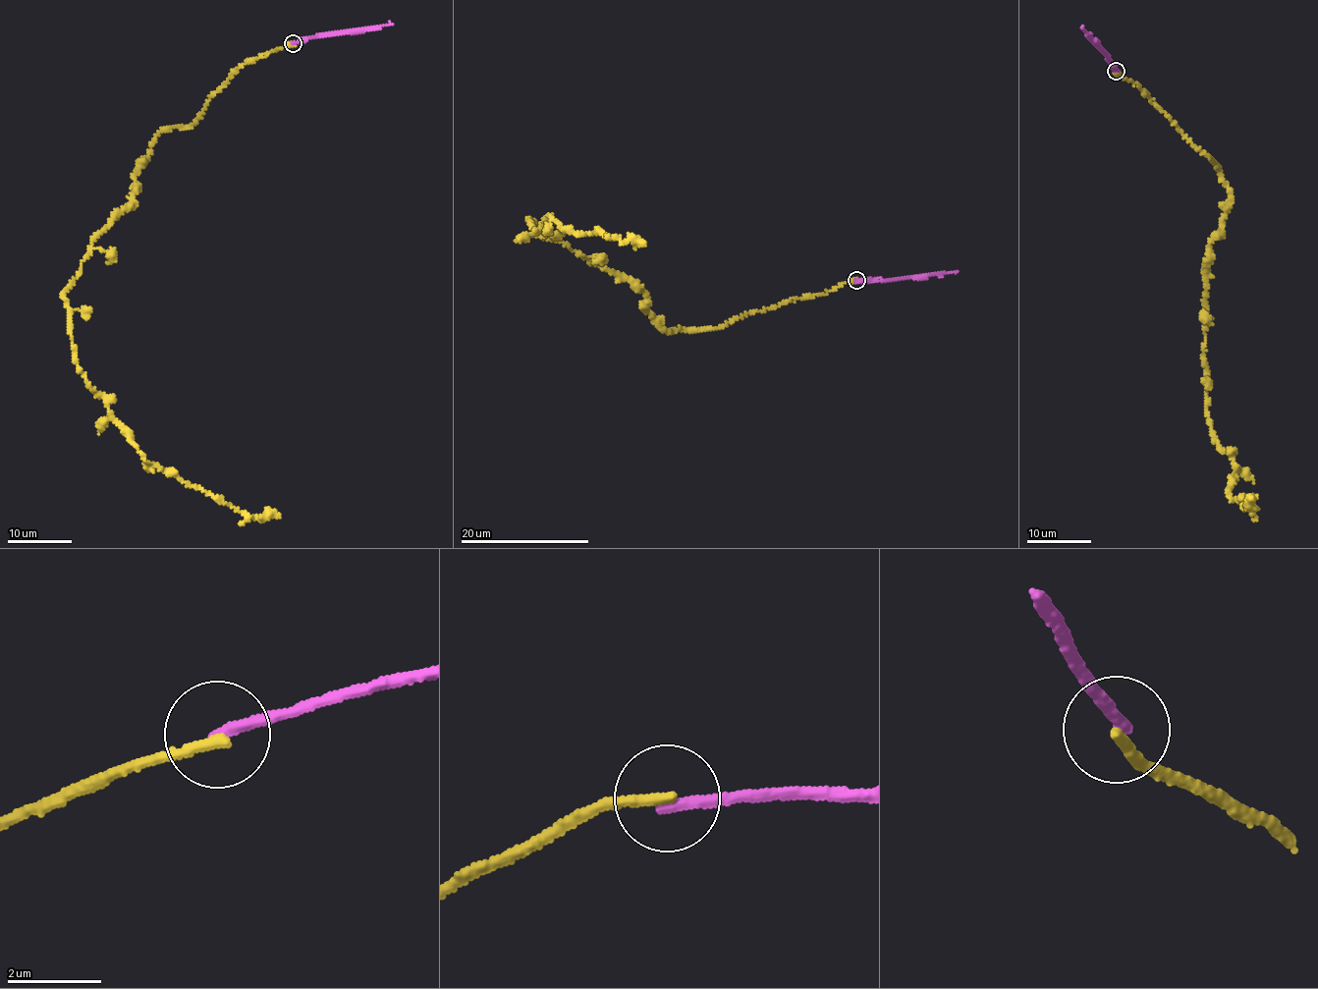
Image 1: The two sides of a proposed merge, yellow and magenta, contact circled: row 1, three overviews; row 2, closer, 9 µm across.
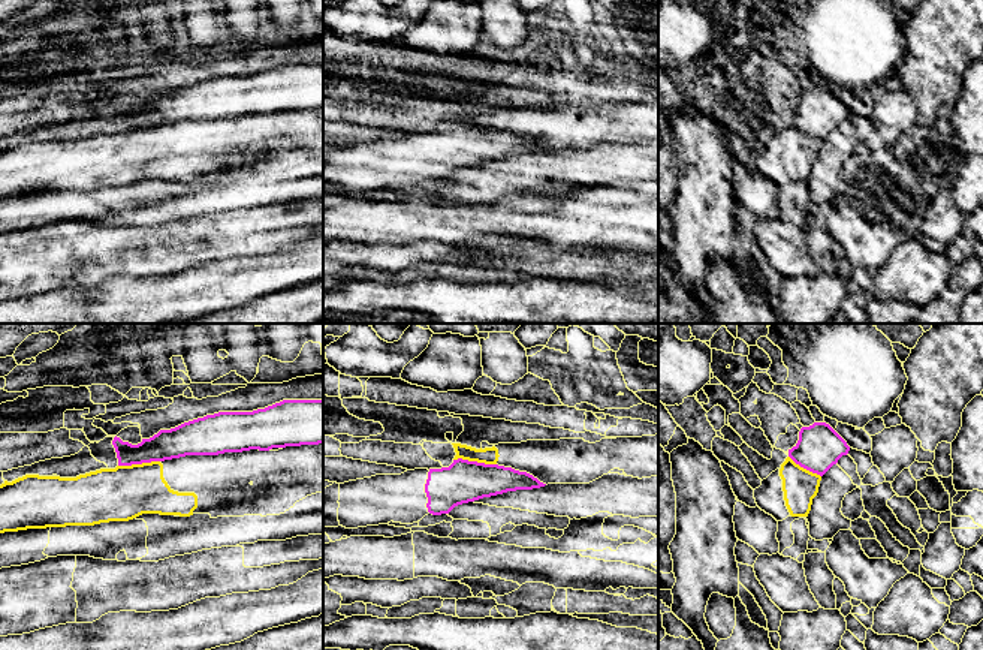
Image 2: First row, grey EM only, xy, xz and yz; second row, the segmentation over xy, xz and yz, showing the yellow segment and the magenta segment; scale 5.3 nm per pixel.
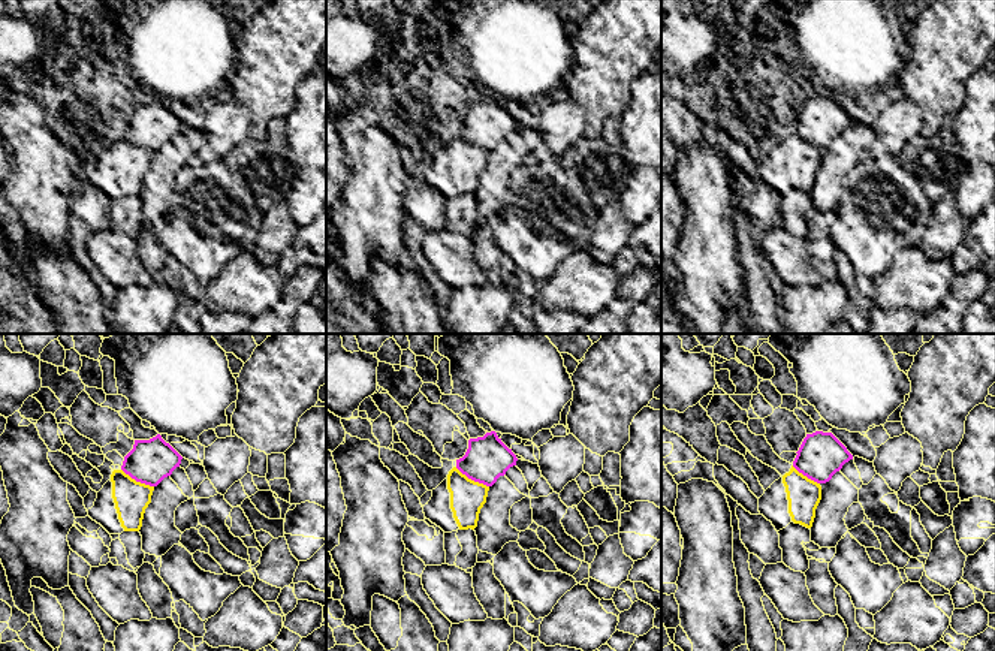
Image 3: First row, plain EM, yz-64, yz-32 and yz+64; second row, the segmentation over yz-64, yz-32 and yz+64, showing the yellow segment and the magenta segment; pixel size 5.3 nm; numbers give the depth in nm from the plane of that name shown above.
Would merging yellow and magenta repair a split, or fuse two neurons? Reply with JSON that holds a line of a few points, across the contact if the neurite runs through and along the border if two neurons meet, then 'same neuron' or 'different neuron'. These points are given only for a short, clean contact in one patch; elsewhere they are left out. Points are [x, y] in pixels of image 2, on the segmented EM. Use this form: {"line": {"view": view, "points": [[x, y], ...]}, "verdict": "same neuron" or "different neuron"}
{"line": {"view": "xz", "points": [[454, 459], [495, 465]]}, "verdict": "different neuron"}

